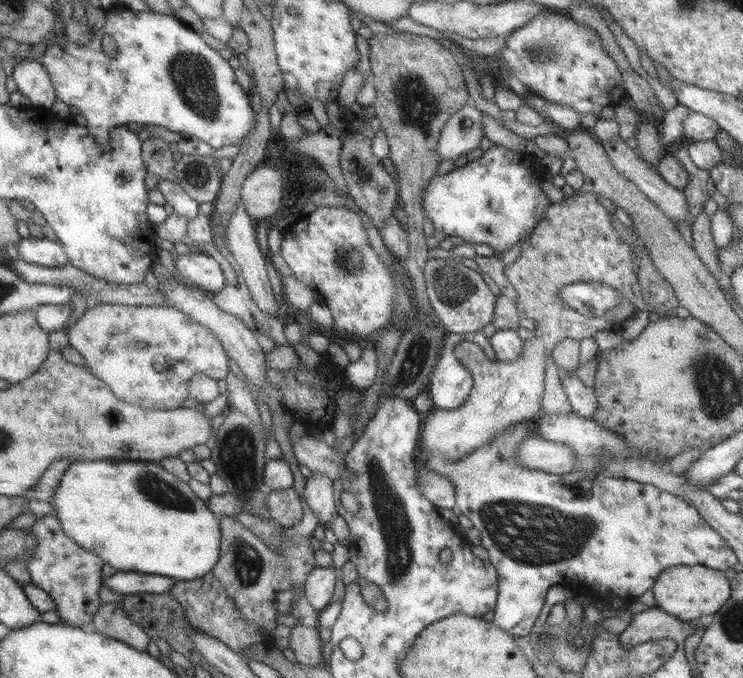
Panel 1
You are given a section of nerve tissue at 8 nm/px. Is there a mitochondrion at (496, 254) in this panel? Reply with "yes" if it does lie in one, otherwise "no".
no

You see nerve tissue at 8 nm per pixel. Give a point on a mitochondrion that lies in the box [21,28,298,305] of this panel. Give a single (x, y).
(190, 71)

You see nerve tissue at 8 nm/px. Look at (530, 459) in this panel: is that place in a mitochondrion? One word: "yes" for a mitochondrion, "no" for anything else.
no

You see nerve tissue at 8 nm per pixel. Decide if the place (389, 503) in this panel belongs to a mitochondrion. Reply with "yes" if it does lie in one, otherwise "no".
yes

